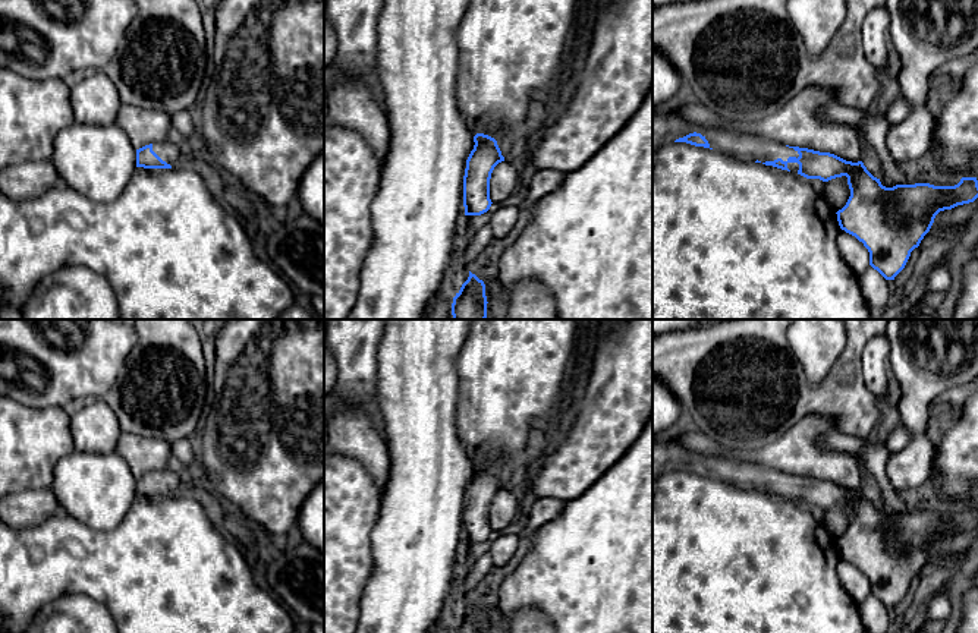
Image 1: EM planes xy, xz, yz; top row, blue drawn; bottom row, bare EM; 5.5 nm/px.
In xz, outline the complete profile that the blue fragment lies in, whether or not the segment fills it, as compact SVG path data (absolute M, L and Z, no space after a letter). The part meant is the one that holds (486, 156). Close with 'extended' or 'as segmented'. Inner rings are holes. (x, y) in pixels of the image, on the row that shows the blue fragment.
M477 133L474 142L463 176L465 215L481 215L490 210L491 173L499 163L504 161L494 138Z; as segmented

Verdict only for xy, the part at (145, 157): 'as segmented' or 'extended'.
extended

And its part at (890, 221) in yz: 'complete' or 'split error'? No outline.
split error

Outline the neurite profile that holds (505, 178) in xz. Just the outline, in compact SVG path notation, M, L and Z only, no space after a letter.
M506 160L494 167L490 179L491 202L503 202L518 189L519 167L521 164L512 164Z

